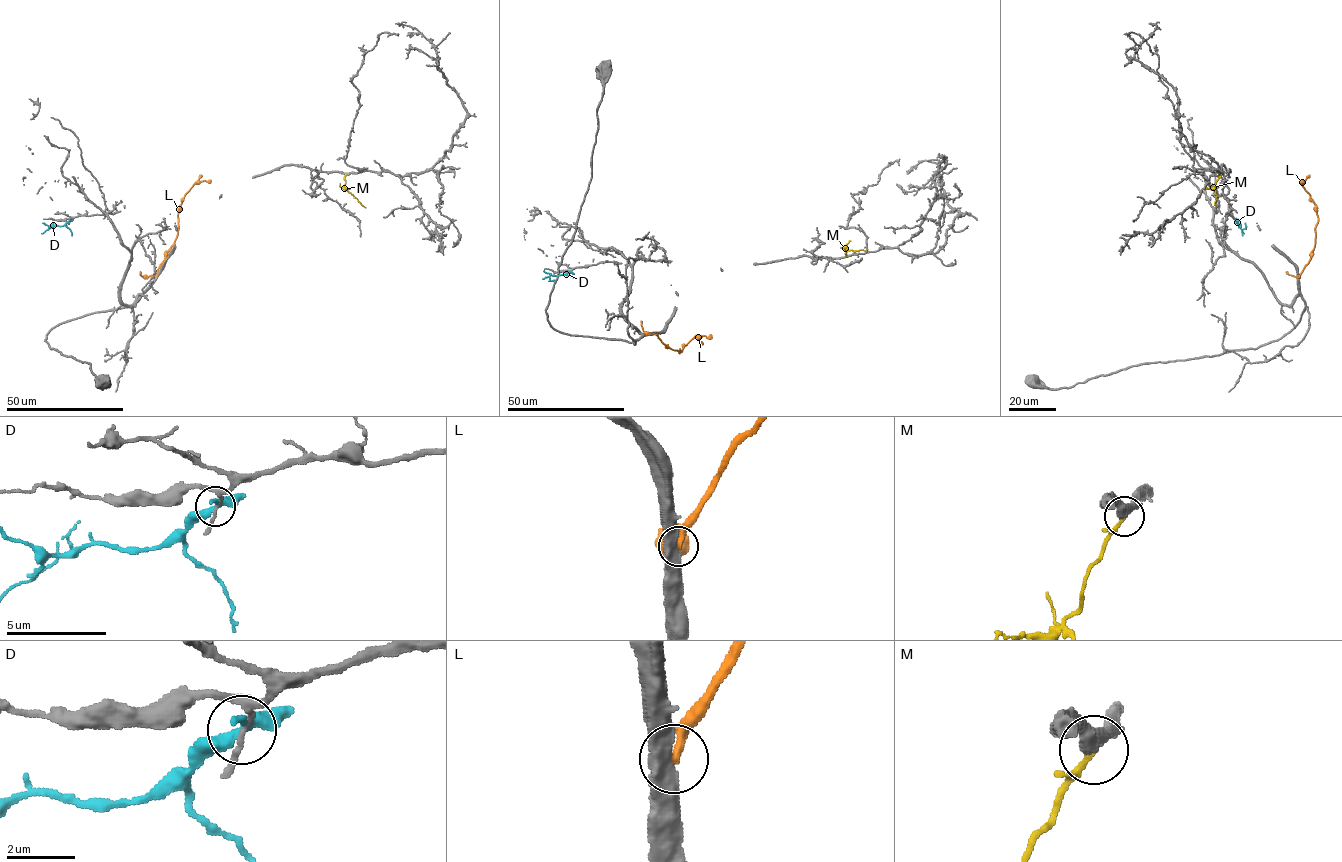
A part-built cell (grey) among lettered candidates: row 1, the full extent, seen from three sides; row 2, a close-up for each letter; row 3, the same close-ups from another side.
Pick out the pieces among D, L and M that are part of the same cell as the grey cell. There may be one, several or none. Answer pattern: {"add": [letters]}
{"add": ["M"]}

